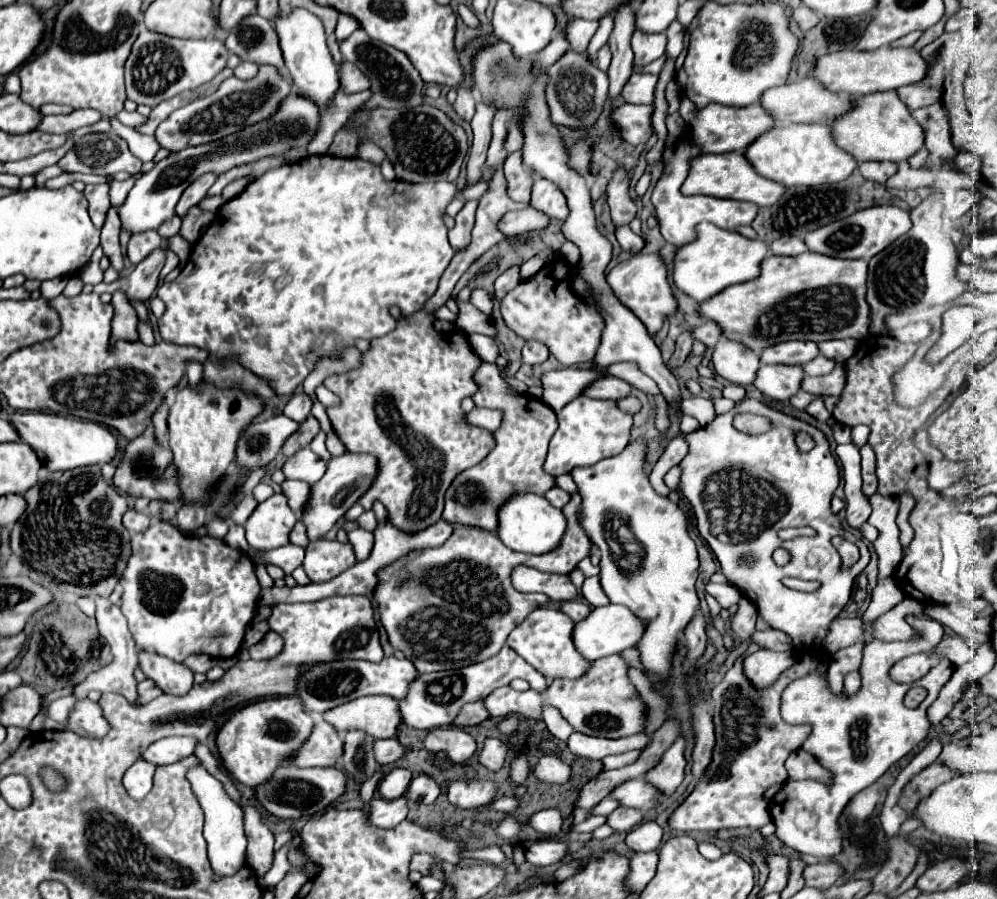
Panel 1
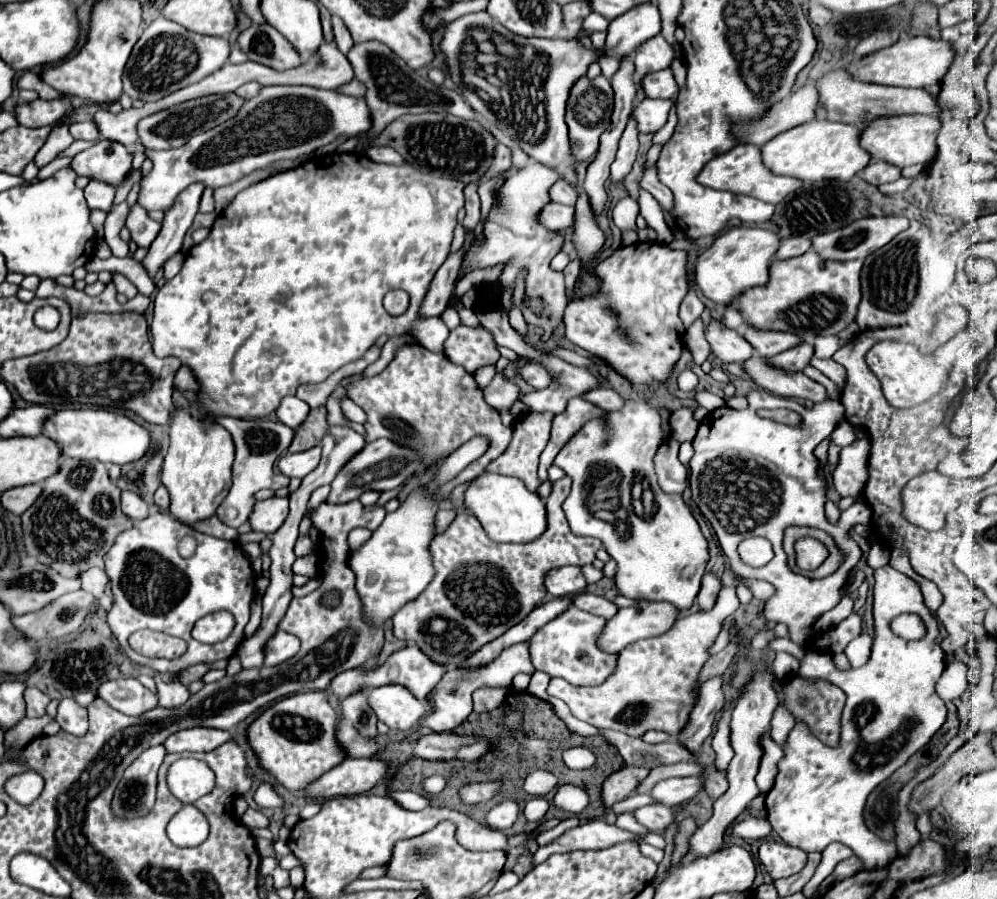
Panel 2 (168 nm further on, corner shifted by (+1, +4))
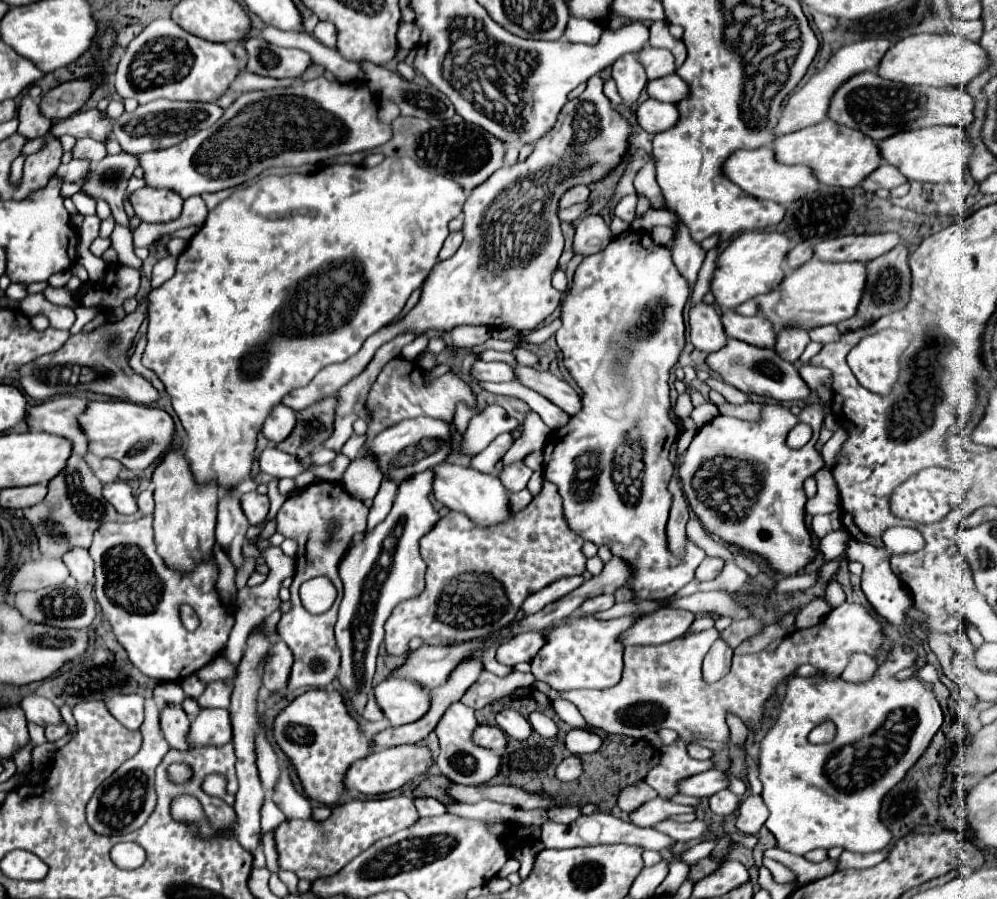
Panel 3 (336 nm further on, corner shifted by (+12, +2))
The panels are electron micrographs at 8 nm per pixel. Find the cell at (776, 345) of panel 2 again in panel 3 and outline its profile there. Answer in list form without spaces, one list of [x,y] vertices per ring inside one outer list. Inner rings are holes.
[[[728,310],[722,314],[722,324],[730,338],[742,340],[746,344],[752,344],[758,348],[774,348],[776,344],[776,330],[760,314],[748,318]]]

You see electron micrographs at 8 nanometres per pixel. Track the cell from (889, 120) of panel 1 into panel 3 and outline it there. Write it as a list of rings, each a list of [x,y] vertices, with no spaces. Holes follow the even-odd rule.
[[[930,126],[918,130],[898,132],[896,136],[888,136],[878,142],[880,158],[892,166],[896,166],[908,180],[920,182],[942,182],[948,180],[948,174],[954,170],[958,174],[966,172],[968,160],[972,156],[972,144],[968,136],[958,126]]]

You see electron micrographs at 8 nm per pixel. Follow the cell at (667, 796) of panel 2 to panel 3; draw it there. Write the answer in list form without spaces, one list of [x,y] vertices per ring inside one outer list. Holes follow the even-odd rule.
[[[706,770],[706,772],[700,772],[700,774],[694,774],[690,778],[684,778],[676,784],[676,790],[678,794],[682,796],[696,796],[696,798],[708,798],[712,796],[712,792],[720,792],[728,786],[728,780],[724,776],[722,770]]]

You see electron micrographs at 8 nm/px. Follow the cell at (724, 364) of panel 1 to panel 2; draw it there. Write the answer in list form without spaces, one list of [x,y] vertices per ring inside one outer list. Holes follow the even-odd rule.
[[[711,320],[705,328],[705,338],[711,344],[711,350],[725,364],[741,364],[753,356],[751,344],[735,330],[727,328],[721,320]]]

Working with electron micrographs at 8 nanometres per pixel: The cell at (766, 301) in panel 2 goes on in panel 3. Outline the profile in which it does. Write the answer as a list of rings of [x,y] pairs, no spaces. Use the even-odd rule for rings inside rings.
[[[808,260],[794,272],[786,274],[778,288],[768,294],[756,296],[760,314],[774,324],[776,330],[788,326],[800,326],[812,330],[826,324],[838,324],[856,314],[862,290],[866,280],[866,268],[860,262],[842,262],[828,264],[820,260]]]

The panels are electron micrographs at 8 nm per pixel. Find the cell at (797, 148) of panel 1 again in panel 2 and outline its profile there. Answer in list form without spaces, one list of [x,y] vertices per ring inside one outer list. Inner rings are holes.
[[[813,120],[801,126],[795,126],[771,142],[767,142],[763,150],[765,166],[781,176],[793,176],[799,180],[851,180],[857,172],[861,172],[869,162],[871,154],[859,146],[861,130],[829,120]]]

